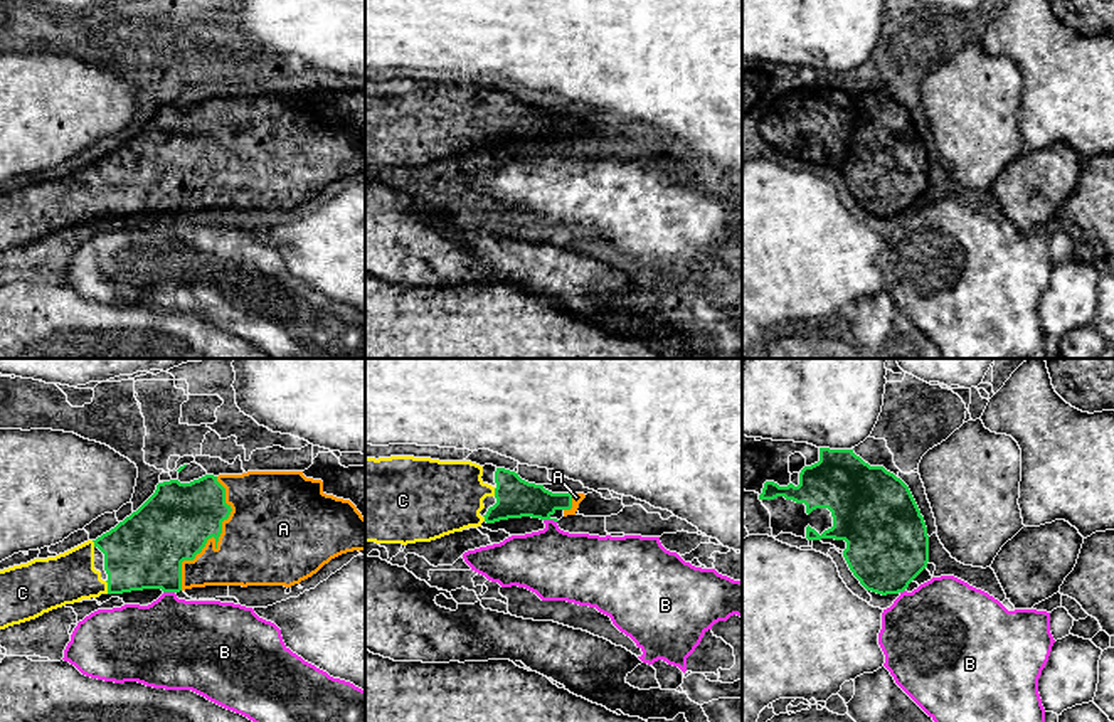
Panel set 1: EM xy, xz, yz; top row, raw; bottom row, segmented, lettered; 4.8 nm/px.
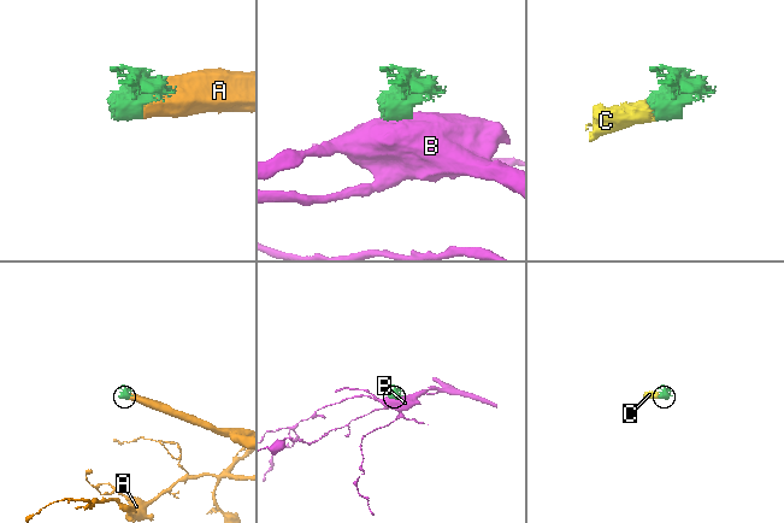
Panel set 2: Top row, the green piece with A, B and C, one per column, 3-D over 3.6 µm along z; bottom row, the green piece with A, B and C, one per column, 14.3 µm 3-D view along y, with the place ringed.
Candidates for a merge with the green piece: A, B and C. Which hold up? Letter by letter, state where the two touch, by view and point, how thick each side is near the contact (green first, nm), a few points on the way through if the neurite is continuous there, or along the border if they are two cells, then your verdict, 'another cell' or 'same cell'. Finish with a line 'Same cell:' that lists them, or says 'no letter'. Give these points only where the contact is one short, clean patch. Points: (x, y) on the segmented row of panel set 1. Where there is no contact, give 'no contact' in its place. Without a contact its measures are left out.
A: contact xy (214, 537); calibres 360 and 440 nm; same cell
B: contact xz (551, 519); calibres 190 and 340 nm; border xz (544, 519), (556, 522); another cell
C: contact xy (108, 588); calibres 360 and 240 nm; way xy (145, 551), (108, 588), (68, 578); same cell
Same cell: A, C

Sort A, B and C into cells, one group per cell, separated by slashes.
A C / B

